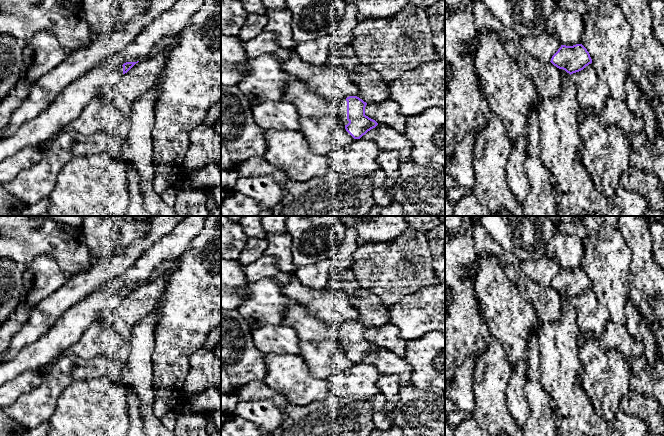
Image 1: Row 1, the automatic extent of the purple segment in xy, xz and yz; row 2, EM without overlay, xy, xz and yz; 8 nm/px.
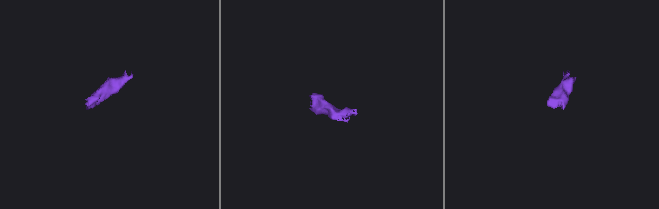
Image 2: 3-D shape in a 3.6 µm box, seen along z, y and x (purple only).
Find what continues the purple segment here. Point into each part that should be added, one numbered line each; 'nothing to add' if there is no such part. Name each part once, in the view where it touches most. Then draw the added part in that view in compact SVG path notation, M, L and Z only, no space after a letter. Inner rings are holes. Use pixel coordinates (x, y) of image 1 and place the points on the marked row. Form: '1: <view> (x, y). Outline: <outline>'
1: xz (340, 103). Outline: M328 99L330 103L335 104L339 110L338 119L343 123L343 125L347 125L349 121L347 120L347 101L344 99Z

